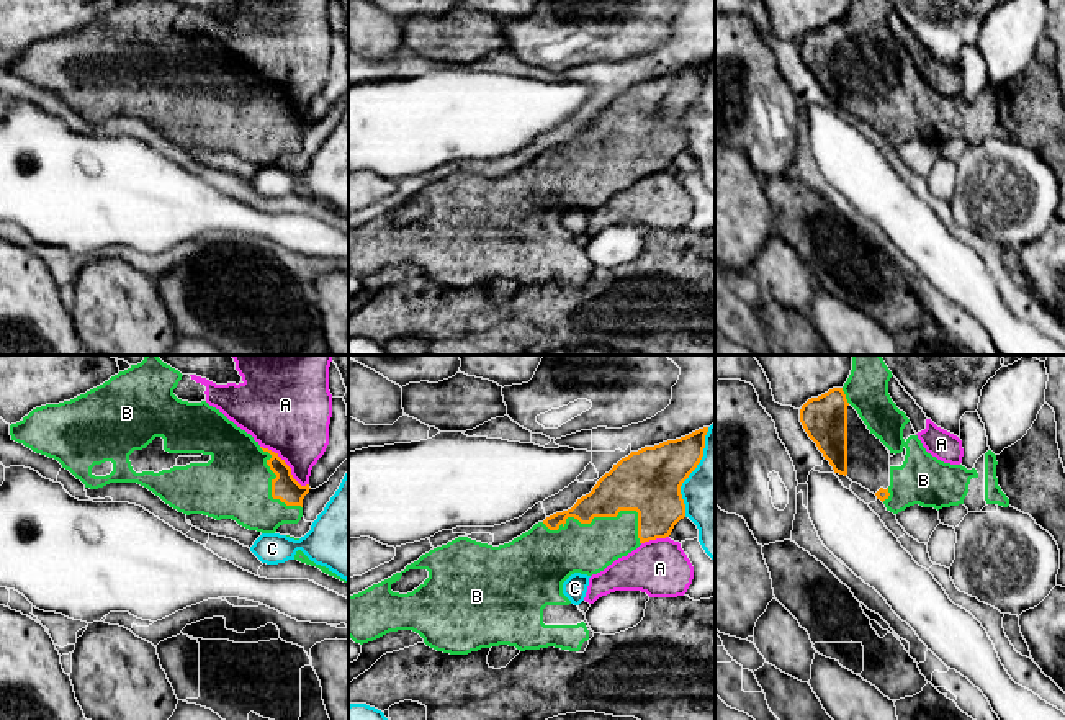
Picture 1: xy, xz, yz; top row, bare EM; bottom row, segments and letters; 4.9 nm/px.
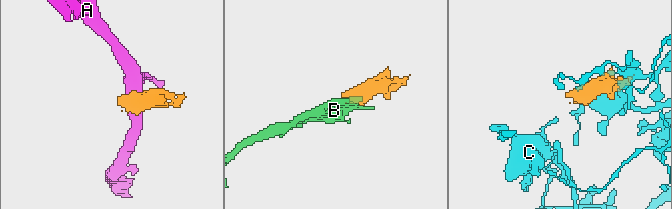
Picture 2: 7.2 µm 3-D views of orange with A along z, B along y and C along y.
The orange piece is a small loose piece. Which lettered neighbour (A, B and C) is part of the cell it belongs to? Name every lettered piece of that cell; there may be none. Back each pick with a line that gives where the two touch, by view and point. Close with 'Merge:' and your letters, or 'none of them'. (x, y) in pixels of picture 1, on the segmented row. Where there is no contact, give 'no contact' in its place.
B: contact xz (604, 516)
Merge: B

